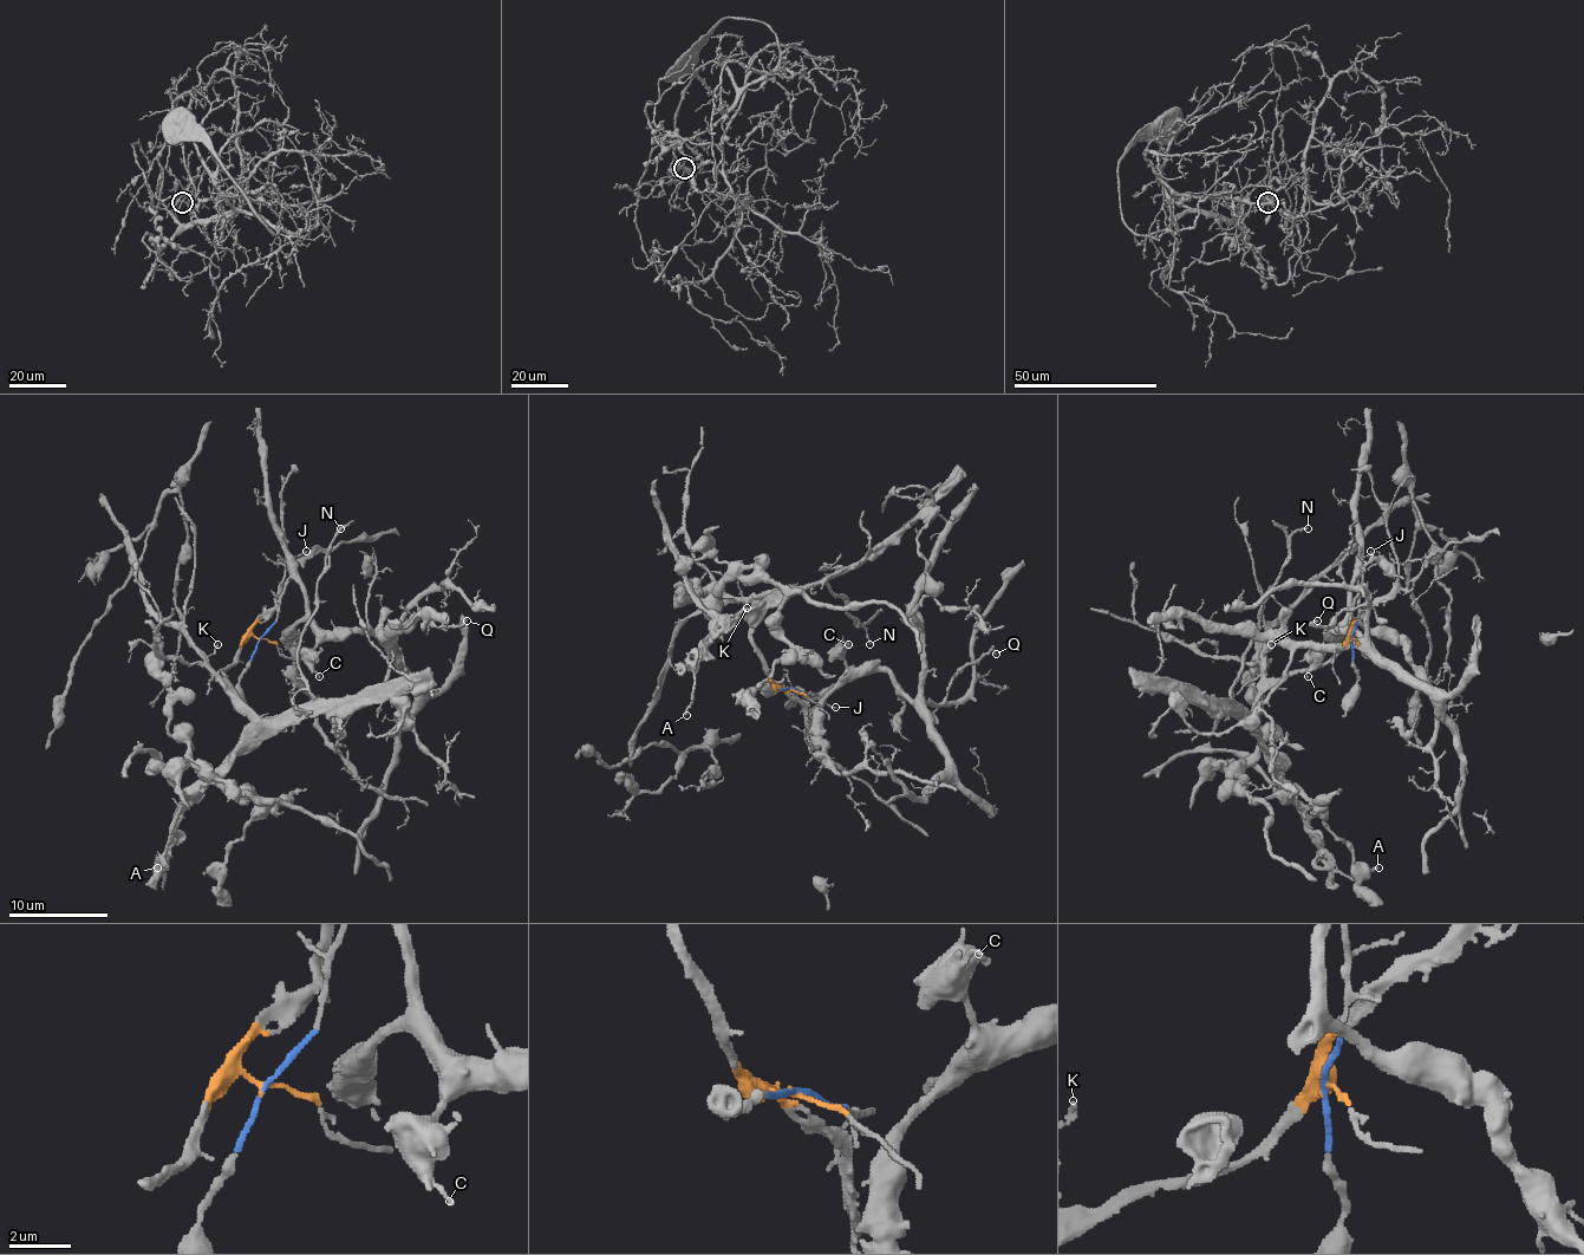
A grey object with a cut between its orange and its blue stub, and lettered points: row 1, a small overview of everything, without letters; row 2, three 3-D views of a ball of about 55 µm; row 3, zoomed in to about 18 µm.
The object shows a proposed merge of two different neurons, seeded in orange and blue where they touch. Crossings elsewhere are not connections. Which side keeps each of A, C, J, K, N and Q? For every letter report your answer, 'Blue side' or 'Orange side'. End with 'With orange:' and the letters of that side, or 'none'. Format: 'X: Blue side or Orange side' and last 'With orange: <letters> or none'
A: Orange side
C: Blue side
J: Blue side
K: Orange side
N: Orange side
Q: Blue side
With orange: A, K, N

